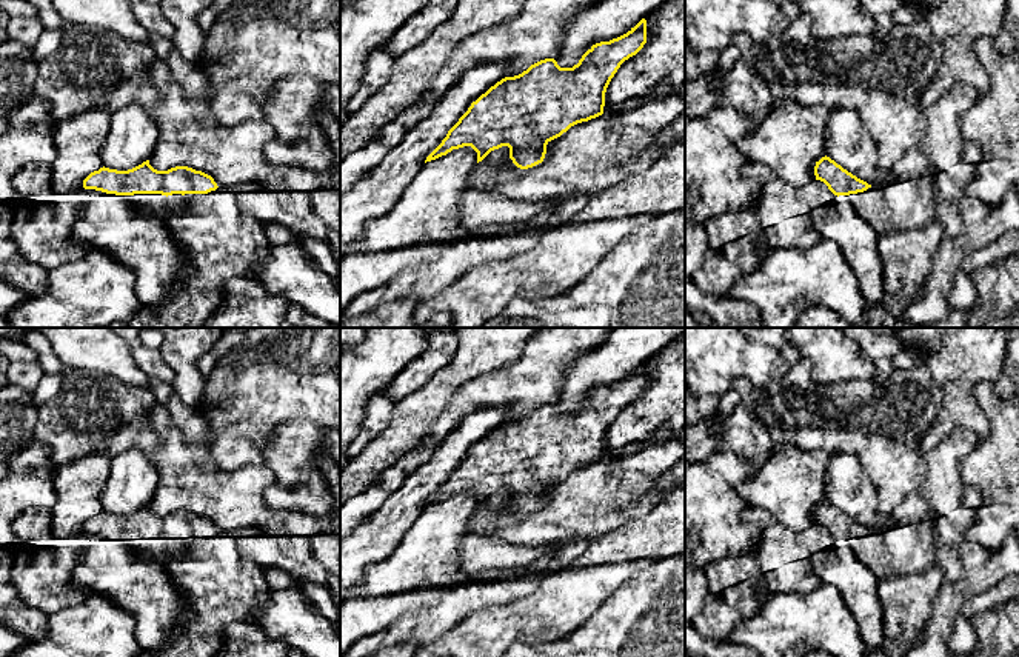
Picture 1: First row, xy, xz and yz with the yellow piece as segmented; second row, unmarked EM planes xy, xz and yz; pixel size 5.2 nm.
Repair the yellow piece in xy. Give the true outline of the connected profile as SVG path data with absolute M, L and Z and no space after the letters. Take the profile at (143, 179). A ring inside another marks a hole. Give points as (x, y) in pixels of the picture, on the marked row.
M149 160L128 169L100 168L83 180L85 189L120 195L139 211L165 215L166 197L172 194L208 194L219 186L214 178L188 166L157 171Z

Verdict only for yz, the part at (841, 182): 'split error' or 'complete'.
split error

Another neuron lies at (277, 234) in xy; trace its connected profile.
M266 222L266 223L263 223L263 229L265 229L271 245L297 245L297 246L300 246L300 242L296 237L296 234L291 229L288 229L286 226Z

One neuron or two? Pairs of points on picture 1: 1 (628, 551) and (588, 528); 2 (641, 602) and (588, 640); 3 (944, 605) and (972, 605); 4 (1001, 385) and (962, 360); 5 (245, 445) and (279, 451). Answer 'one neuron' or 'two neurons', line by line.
1: two neurons
2: one neuron
3: two neurons
4: two neurons
5: two neurons

